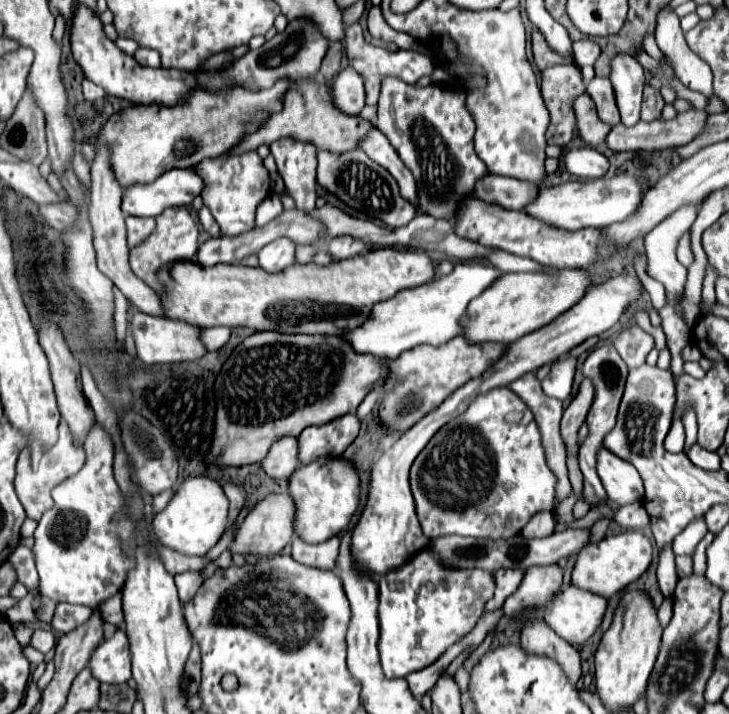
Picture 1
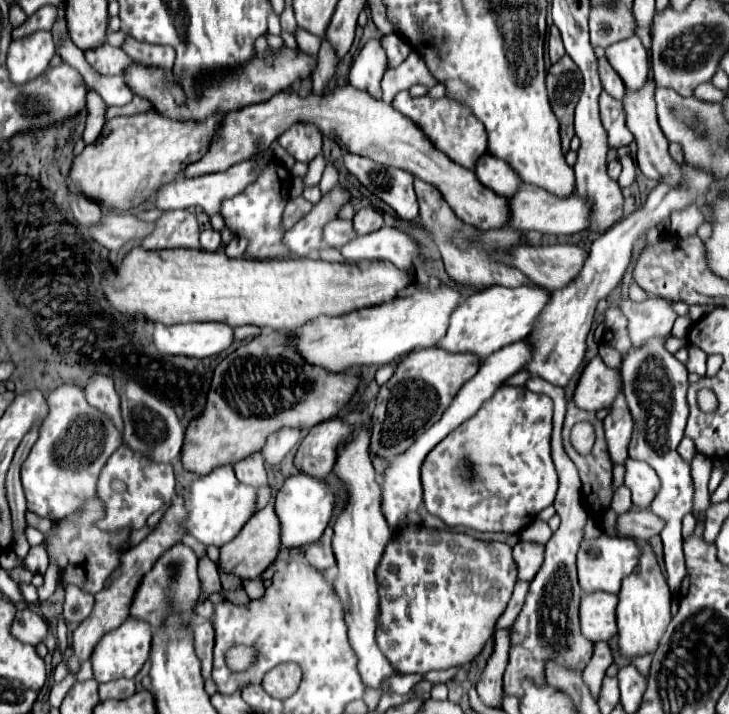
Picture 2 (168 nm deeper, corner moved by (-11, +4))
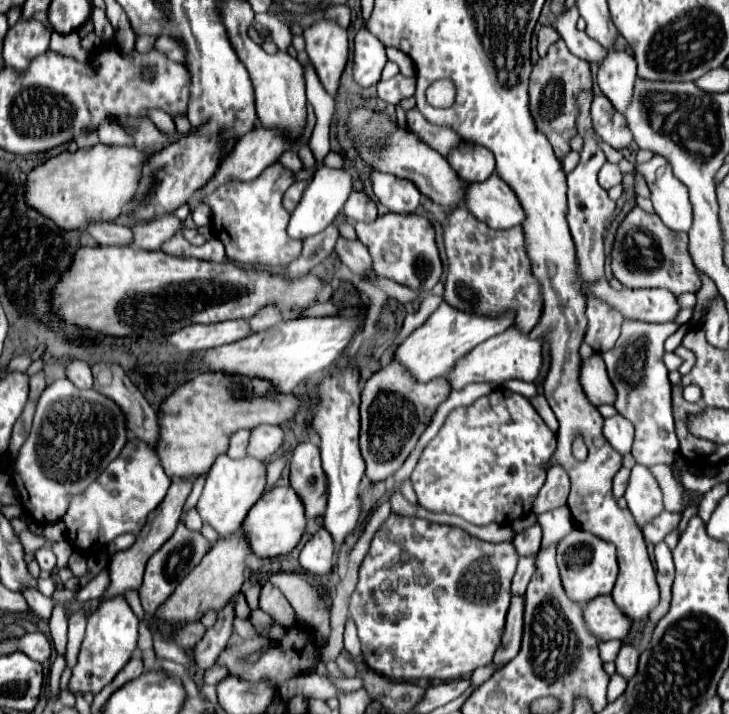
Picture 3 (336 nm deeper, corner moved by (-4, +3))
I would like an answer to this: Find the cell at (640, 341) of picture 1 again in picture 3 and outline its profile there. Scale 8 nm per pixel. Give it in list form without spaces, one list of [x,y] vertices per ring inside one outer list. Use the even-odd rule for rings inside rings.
[[[604,278],[594,286],[582,284],[582,288],[584,292],[594,292],[598,298],[610,302],[624,318],[632,318],[632,320],[670,322],[680,312],[678,298],[664,288],[656,288],[656,290],[622,288],[618,292],[612,290]]]

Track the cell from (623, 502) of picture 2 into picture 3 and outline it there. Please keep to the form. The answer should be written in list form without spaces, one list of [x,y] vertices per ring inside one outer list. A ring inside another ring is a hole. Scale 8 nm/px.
[[[620,468],[616,472],[616,476],[614,476],[614,496],[616,498],[622,498],[624,496],[624,490],[628,486],[628,474],[630,474],[628,468]]]

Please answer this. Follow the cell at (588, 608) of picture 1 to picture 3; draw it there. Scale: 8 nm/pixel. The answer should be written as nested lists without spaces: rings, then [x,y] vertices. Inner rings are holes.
[[[596,596],[584,604],[584,620],[598,640],[624,640],[632,622],[620,614],[612,596]]]

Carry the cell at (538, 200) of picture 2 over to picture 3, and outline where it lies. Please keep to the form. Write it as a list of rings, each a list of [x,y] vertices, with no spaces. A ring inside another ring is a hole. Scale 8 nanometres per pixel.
[[[492,174],[484,182],[470,182],[466,186],[468,196],[464,198],[464,206],[490,228],[504,230],[524,220],[524,210],[516,194],[500,176]]]

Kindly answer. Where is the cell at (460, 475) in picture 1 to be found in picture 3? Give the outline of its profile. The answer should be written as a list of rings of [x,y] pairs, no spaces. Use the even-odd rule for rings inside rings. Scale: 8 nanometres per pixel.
[[[498,388],[488,396],[478,398],[466,408],[456,408],[446,416],[440,432],[424,448],[414,472],[412,484],[418,496],[418,504],[432,512],[456,514],[470,524],[510,524],[516,518],[524,518],[532,510],[532,502],[544,486],[546,472],[544,462],[556,450],[556,436],[532,408],[530,400],[510,390]]]

